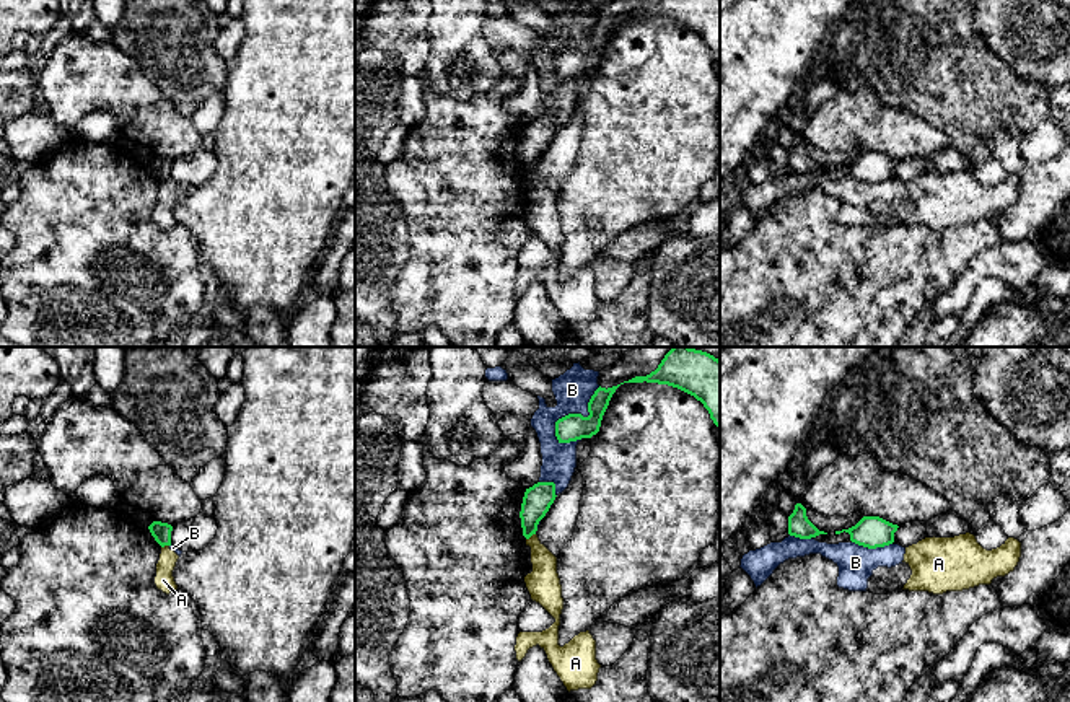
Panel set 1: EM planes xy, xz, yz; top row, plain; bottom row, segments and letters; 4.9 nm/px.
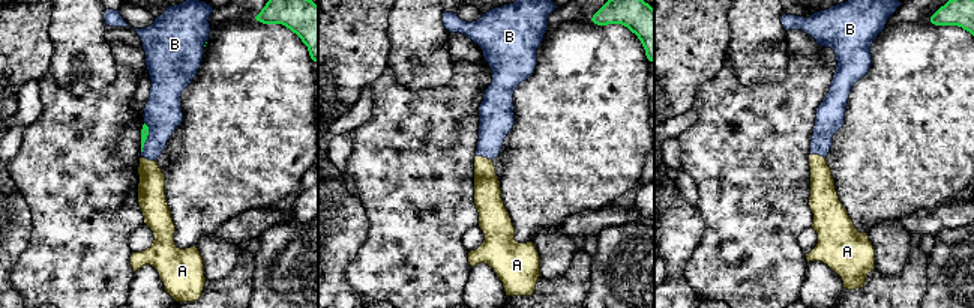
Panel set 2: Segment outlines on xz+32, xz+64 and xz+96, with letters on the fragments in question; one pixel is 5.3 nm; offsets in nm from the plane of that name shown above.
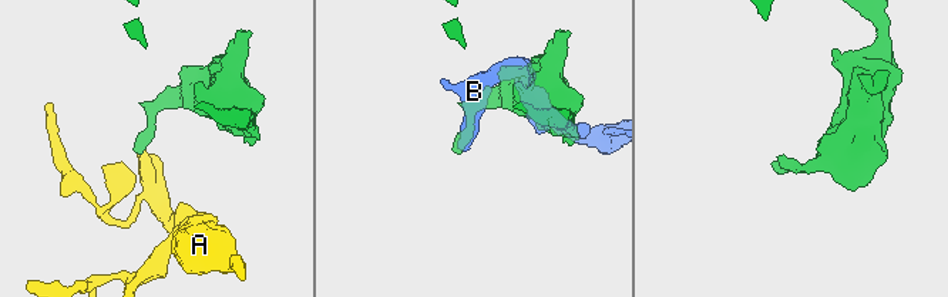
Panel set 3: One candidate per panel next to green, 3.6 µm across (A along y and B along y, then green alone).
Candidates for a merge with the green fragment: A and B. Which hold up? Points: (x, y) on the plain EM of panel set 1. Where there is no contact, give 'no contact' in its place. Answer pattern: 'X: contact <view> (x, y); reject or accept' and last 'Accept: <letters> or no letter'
A: contact xz (530, 171); reject
B: contact xz (575, 49); reject
Accept: no letter

